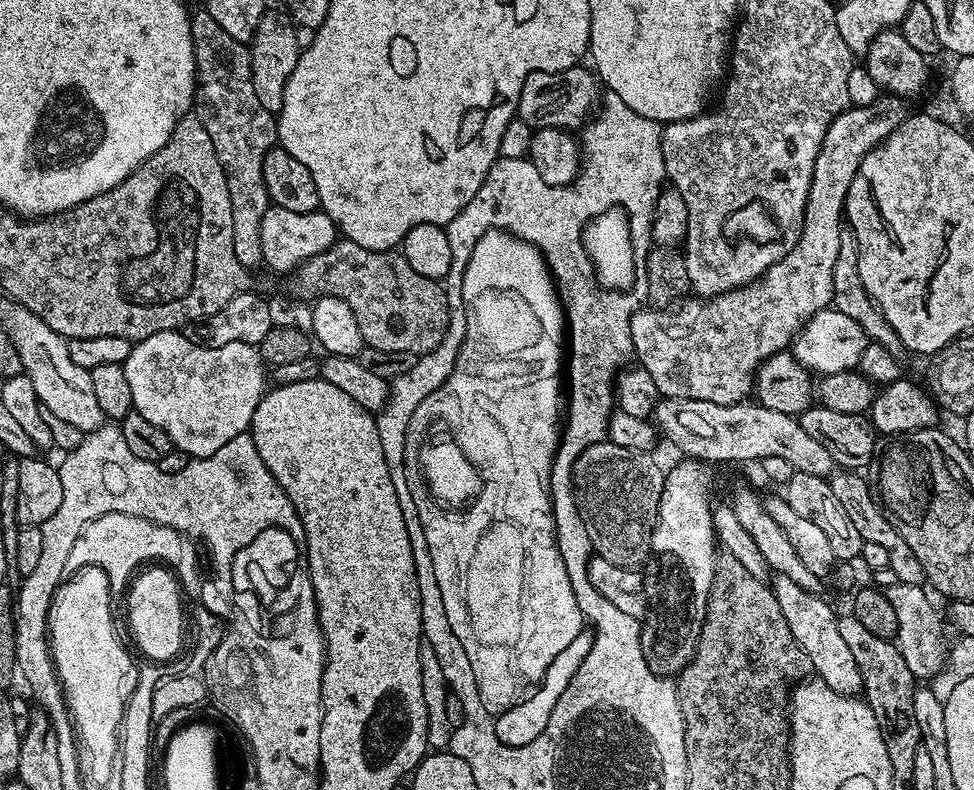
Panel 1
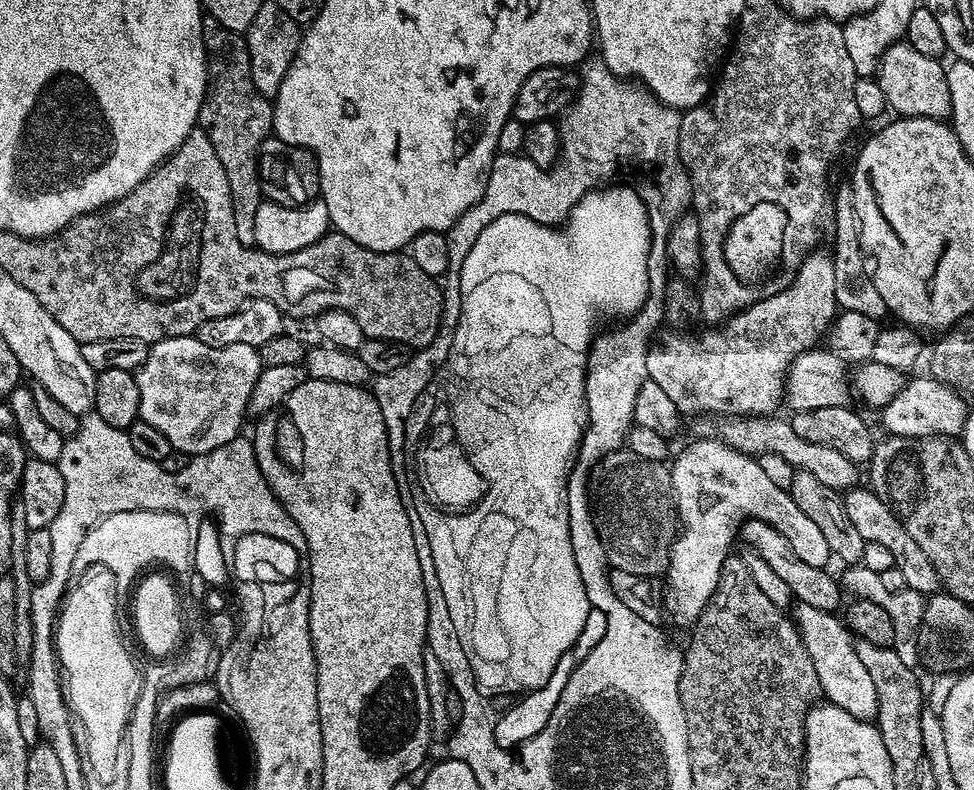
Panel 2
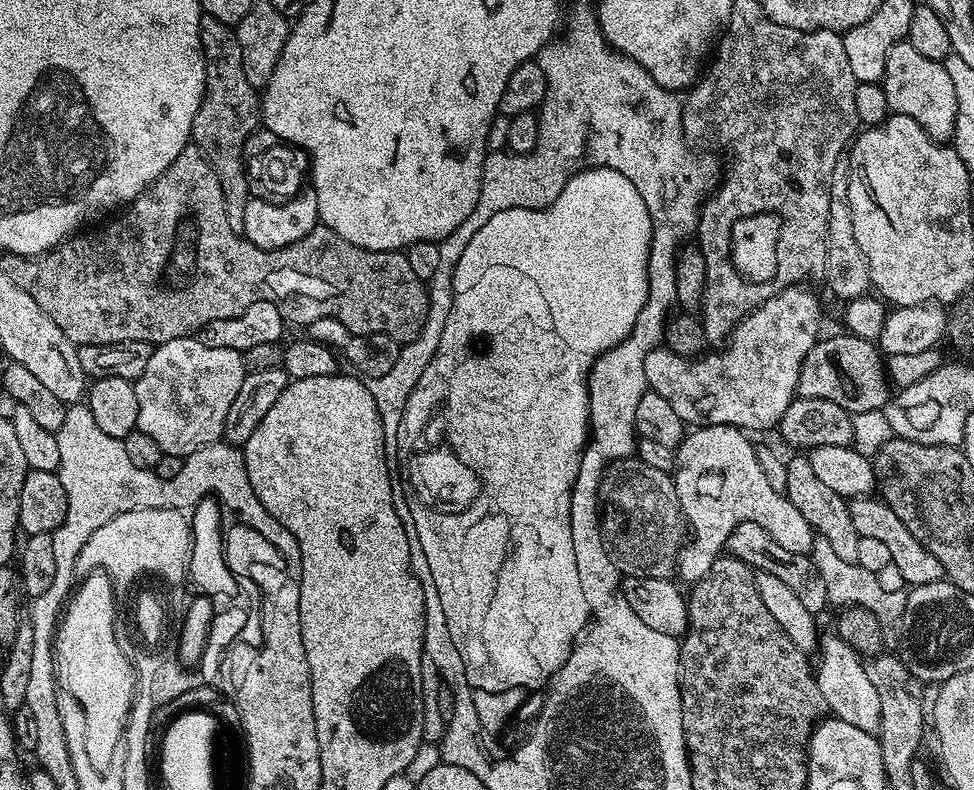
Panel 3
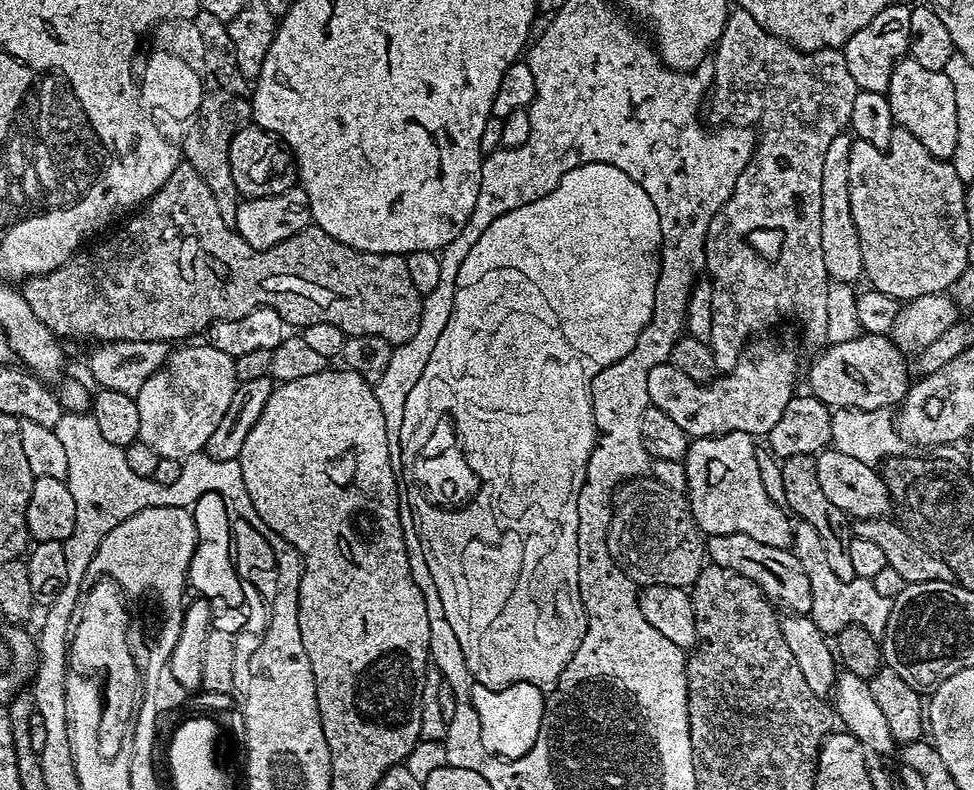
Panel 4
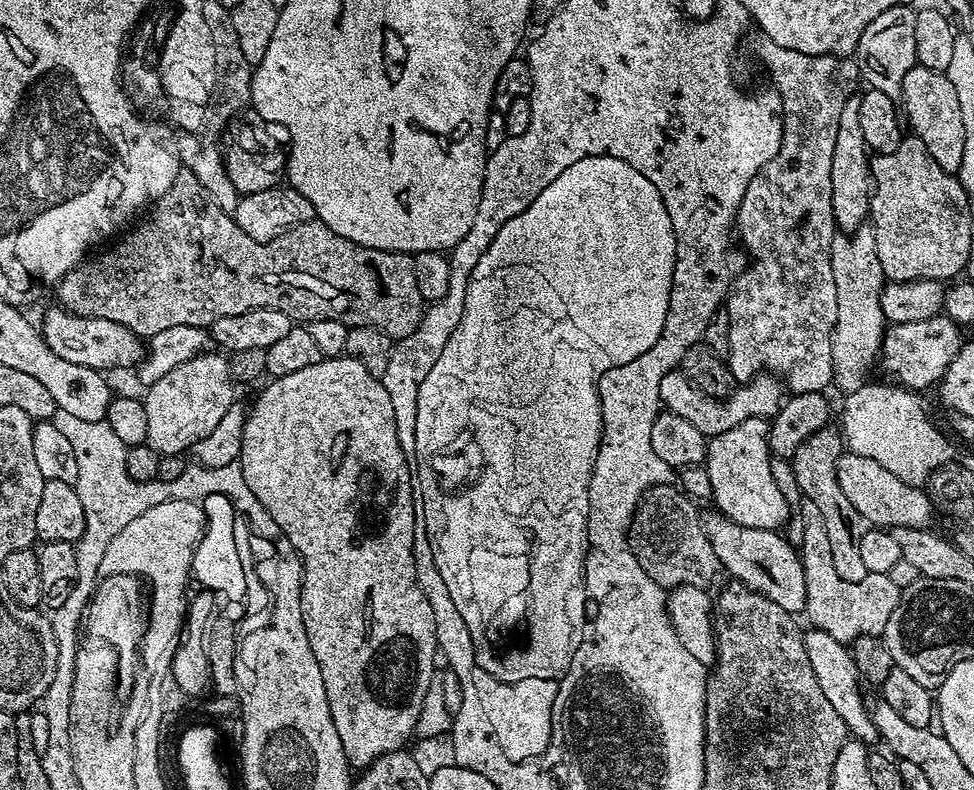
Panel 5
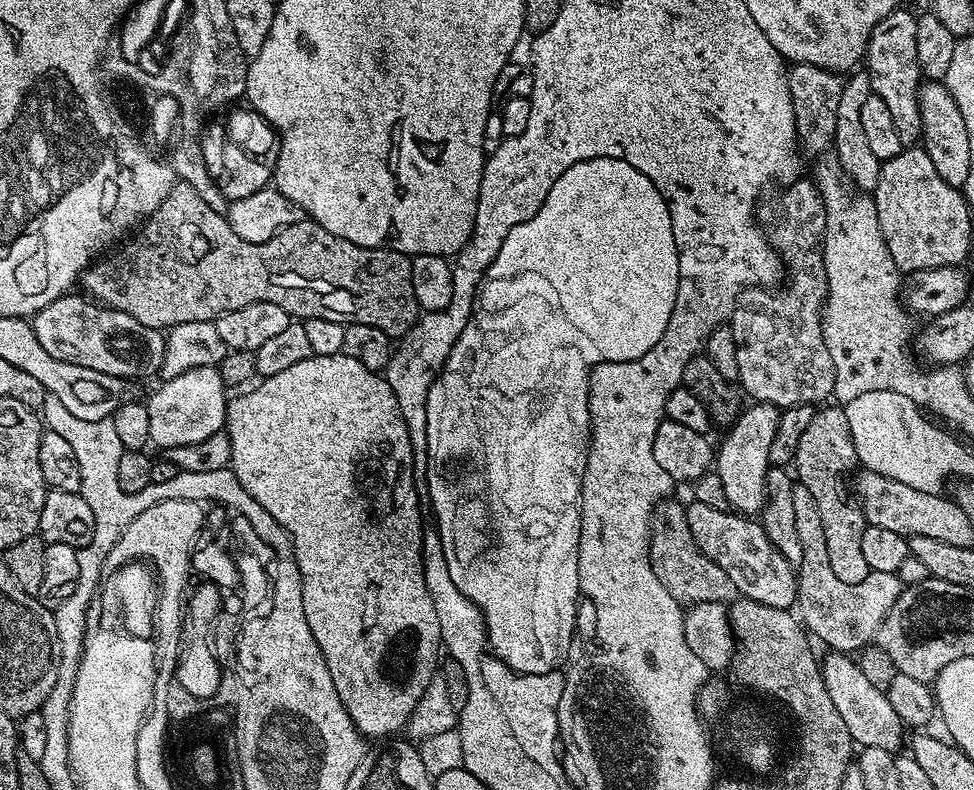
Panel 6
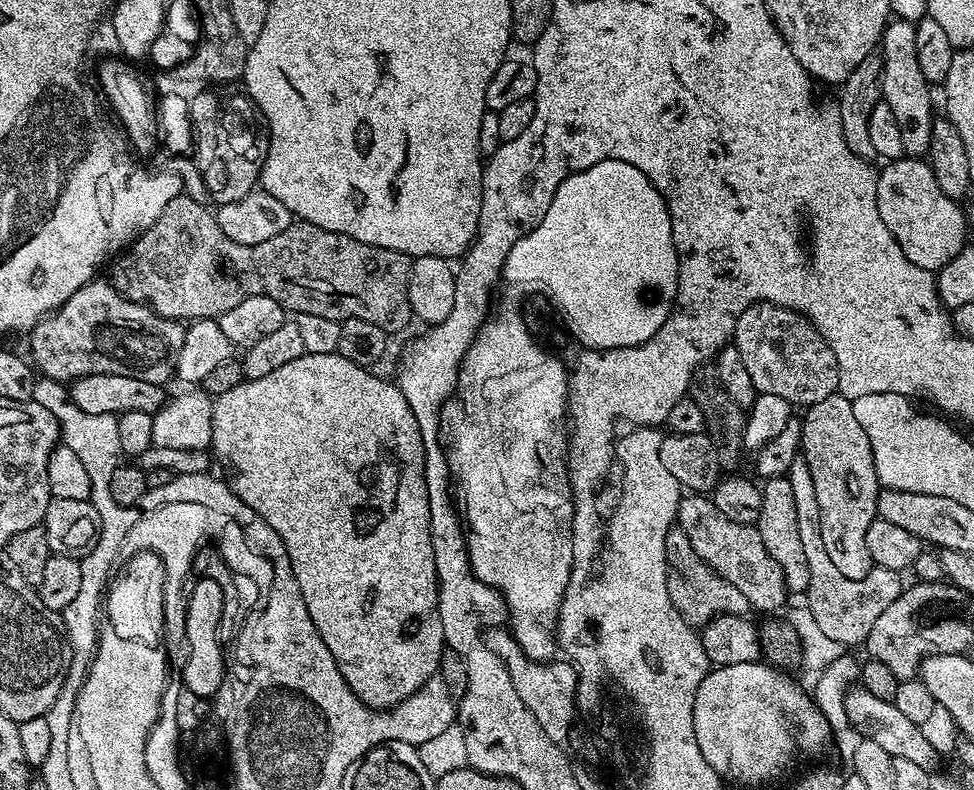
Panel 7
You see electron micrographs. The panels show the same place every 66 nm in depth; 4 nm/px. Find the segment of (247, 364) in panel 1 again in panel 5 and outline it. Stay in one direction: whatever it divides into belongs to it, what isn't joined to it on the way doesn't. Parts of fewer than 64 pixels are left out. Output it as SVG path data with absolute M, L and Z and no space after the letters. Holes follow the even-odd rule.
M209 350L202 356L190 358L190 362L182 362L182 366L174 366L170 374L158 378L158 382L147 385L148 396L143 397L146 410L146 443L161 456L178 456L187 453L194 442L206 438L214 426L218 426L222 414L230 410L234 402L232 388L234 381L228 361L223 355Z

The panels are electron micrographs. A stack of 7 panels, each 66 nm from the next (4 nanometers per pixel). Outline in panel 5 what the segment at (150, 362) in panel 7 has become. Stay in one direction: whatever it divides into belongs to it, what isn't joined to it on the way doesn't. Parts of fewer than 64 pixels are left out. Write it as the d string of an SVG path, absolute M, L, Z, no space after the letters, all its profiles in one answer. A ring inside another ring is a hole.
M53 306L45 314L42 335L46 346L50 346L58 358L97 370L116 367L131 369L146 352L145 341L126 330L126 326L118 326L118 322L106 322L106 318L79 316L59 306Z

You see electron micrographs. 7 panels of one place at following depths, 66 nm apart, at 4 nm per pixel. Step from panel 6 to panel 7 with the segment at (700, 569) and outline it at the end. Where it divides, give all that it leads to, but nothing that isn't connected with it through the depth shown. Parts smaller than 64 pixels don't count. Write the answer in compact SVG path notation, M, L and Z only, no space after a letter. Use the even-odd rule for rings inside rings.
M673 526L666 534L665 558L668 563L666 589L674 609L678 610L686 623L691 626L703 626L721 613L743 617L749 611L750 605L746 602L746 597L735 586L730 586L726 578L706 566L706 562L702 562L698 554L694 554L690 538L686 538L679 526Z

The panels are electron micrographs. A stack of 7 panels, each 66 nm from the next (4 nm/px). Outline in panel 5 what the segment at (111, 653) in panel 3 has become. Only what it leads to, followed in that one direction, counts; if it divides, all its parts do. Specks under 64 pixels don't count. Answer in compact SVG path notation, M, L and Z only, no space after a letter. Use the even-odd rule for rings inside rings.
M114 574L105 576L96 585L92 599L86 609L86 636L89 641L100 641L108 644L116 652L117 684L115 695L120 698L128 696L136 684L136 668L138 672L138 649L140 637L146 627L146 612L140 606L140 588L142 584L135 576Z

